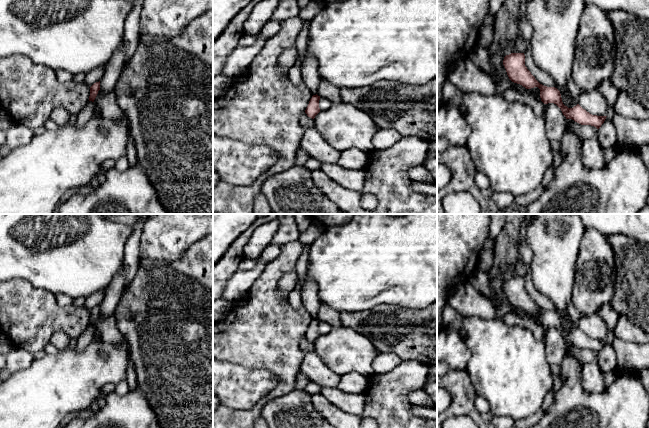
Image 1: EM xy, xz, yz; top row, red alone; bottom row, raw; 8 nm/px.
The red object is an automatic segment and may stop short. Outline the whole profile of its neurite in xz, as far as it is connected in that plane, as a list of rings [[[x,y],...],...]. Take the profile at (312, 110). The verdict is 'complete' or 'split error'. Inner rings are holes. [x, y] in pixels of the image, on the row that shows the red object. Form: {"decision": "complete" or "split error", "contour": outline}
{"decision": "complete", "contour": [[[313,95],[312,98],[309,101],[309,104],[305,110],[305,113],[307,114],[308,117],[314,119],[315,116],[320,112],[319,108],[319,100],[320,96]]]}

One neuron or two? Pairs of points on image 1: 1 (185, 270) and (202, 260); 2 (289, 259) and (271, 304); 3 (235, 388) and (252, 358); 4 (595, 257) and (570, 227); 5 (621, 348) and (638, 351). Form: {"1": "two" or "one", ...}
{"1": "one", "2": "one", "3": "two", "4": "two", "5": "one"}

